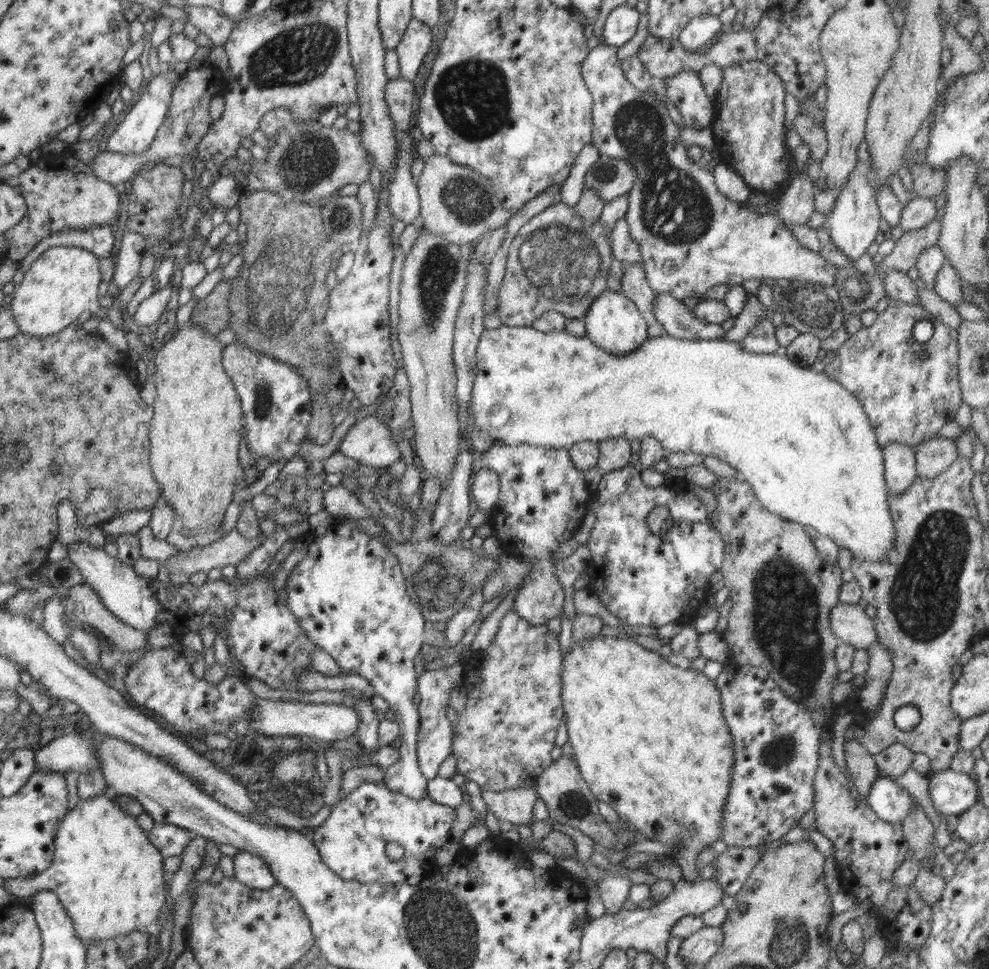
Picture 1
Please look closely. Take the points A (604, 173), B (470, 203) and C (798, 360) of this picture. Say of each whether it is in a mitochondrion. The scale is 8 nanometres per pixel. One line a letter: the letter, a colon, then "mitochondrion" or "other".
A: mitochondrion
B: mitochondrion
C: other

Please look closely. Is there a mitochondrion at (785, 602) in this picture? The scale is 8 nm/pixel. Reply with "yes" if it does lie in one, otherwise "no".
yes

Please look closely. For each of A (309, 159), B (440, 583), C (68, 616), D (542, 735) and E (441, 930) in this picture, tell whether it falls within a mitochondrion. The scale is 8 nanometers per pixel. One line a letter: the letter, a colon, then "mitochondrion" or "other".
A: mitochondrion
B: mitochondrion
C: mitochondrion
D: other
E: mitochondrion

